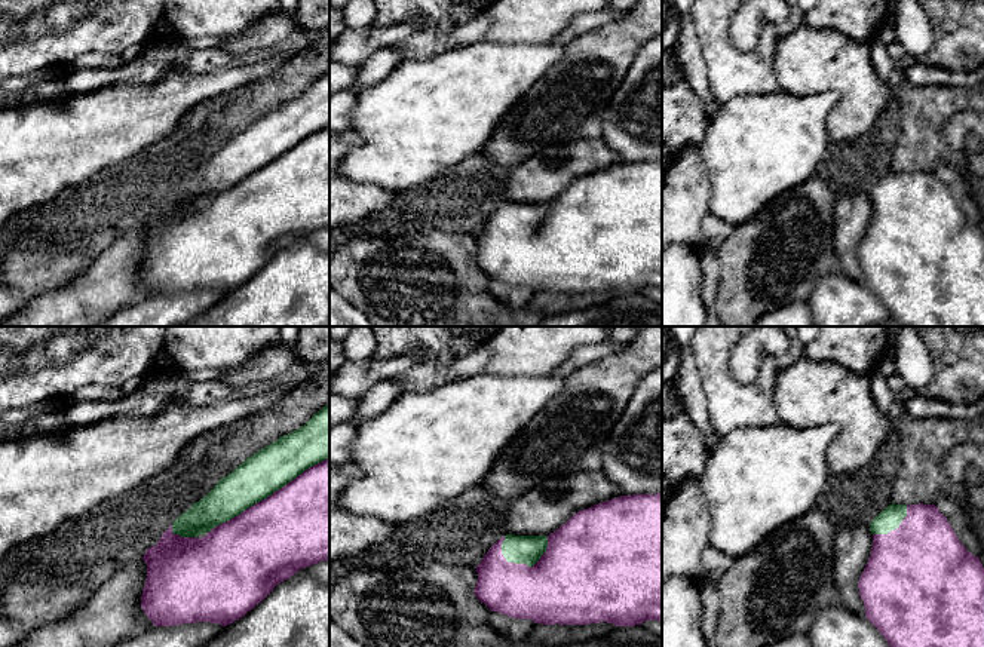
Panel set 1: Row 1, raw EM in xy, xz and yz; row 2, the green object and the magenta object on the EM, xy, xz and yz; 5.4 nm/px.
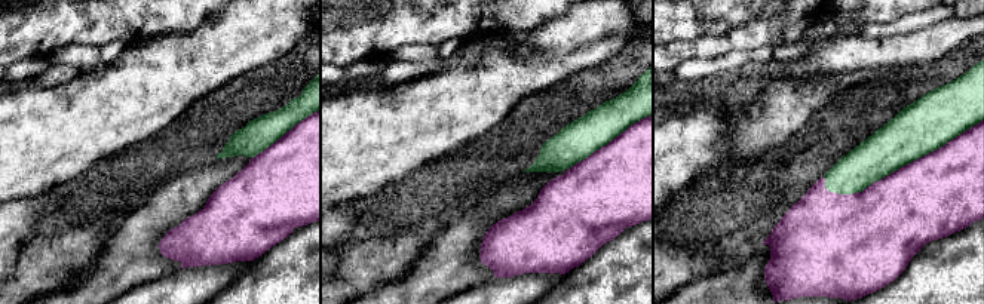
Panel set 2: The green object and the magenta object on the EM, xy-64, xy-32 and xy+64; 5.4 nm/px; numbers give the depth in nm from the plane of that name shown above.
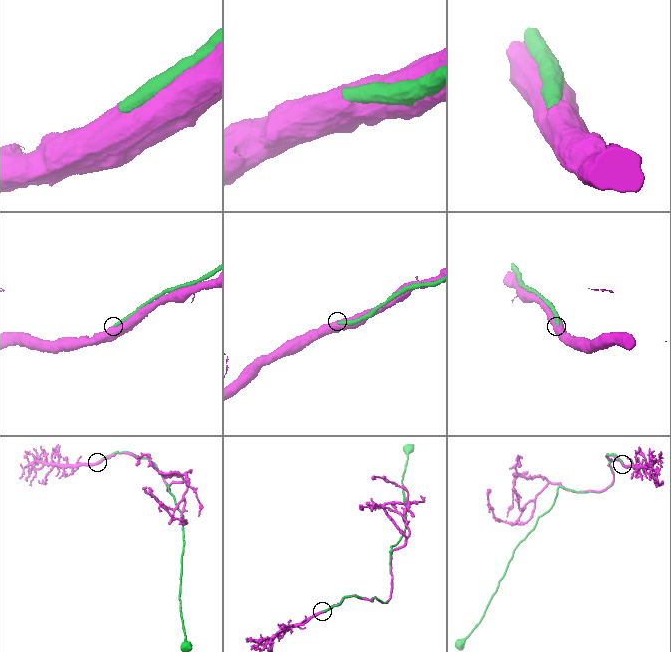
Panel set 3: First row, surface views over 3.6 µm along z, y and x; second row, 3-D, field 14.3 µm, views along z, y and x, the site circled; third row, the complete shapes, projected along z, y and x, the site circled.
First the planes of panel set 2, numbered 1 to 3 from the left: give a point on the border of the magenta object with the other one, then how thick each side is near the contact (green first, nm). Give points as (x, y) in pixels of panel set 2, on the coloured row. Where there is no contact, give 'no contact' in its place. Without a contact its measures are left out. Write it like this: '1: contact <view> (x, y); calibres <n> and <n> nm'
1: contact xy-64 (285, 132); calibres 170 and 500 nm
2: contact xy-32 (609, 141); calibres 200 and 480 nm
3: contact xy+64 (903, 165); calibres 280 and 440 nm

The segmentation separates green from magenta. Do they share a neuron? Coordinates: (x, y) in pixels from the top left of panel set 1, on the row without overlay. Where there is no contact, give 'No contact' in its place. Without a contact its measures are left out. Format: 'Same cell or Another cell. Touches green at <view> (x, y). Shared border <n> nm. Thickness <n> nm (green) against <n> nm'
Same cell. Touches green at xy (267, 163). Shared border 800 nm. Thickness 240 nm (green) against 460 nm

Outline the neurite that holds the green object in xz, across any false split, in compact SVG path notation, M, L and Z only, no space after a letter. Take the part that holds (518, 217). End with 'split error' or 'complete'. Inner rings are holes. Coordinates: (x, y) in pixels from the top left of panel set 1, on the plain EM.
M662 160L594 172L548 205L506 202L475 236L475 264L509 285L542 292L662 289Z; split error

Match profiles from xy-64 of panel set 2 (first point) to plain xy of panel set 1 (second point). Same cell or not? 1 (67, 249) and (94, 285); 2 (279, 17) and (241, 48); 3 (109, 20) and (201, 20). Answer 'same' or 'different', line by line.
1: different
2: same
3: same

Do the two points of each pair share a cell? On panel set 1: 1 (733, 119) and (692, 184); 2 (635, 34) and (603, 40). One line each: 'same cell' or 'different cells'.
1: different cells
2: same cell

